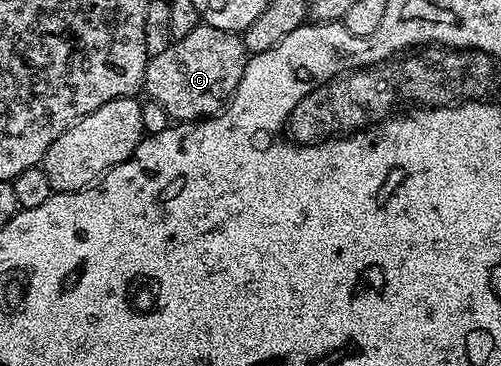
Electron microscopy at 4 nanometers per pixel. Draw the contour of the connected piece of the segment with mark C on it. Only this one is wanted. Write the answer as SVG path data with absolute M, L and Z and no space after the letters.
M198 24L187 36L176 39L159 56L150 58L145 69L144 93L163 104L170 119L196 122L221 113L239 88L247 61L242 35L231 30Z

